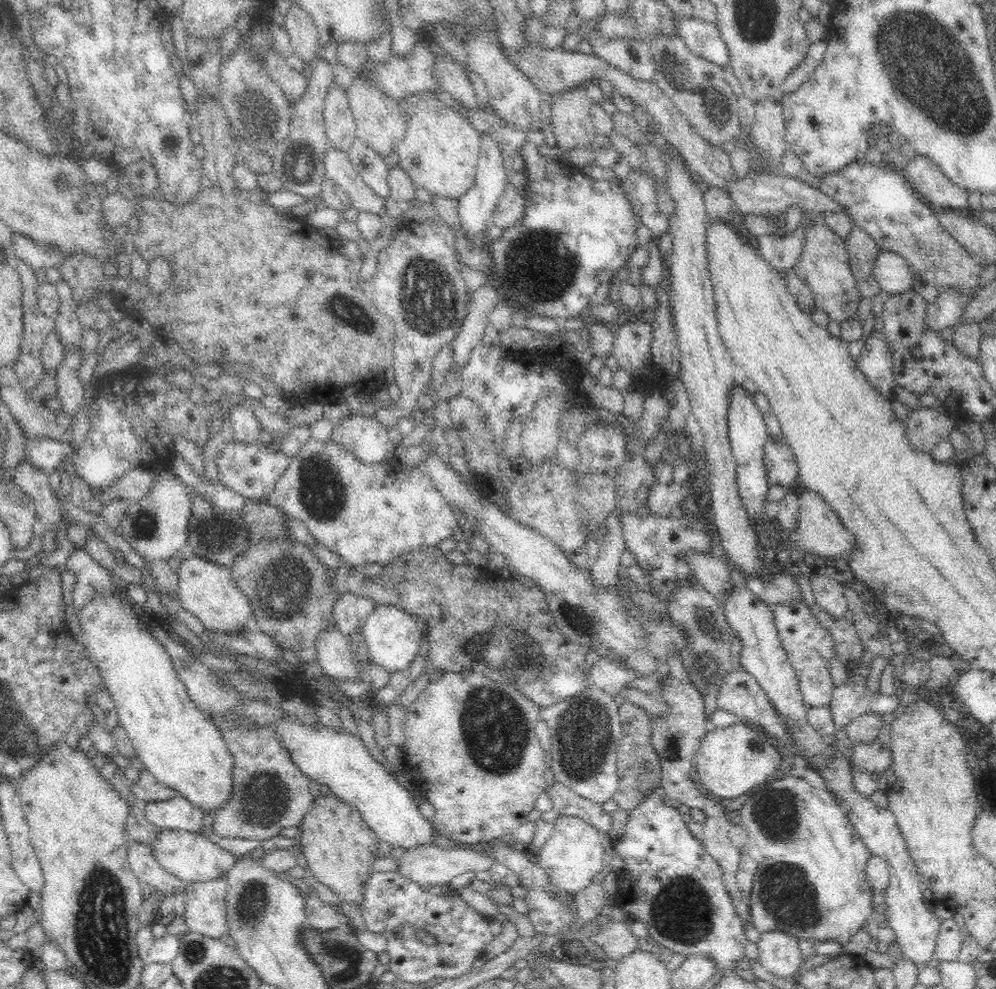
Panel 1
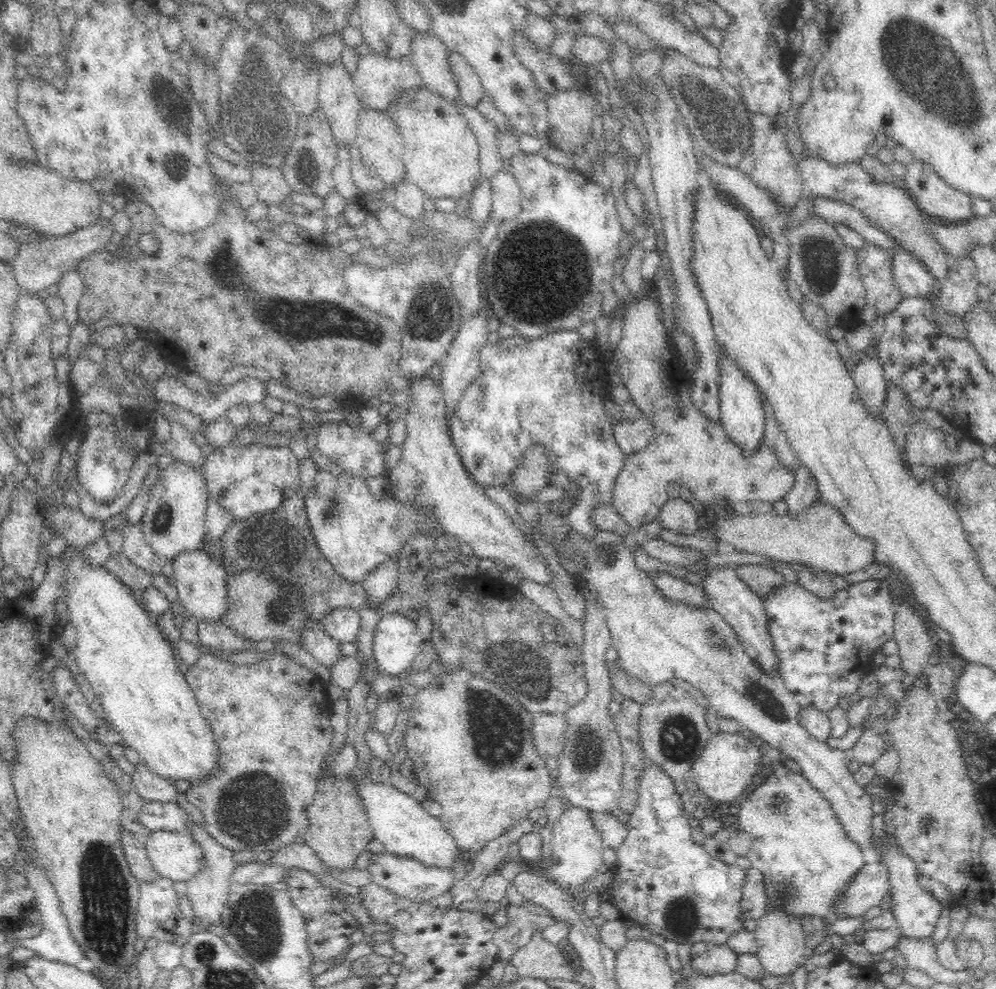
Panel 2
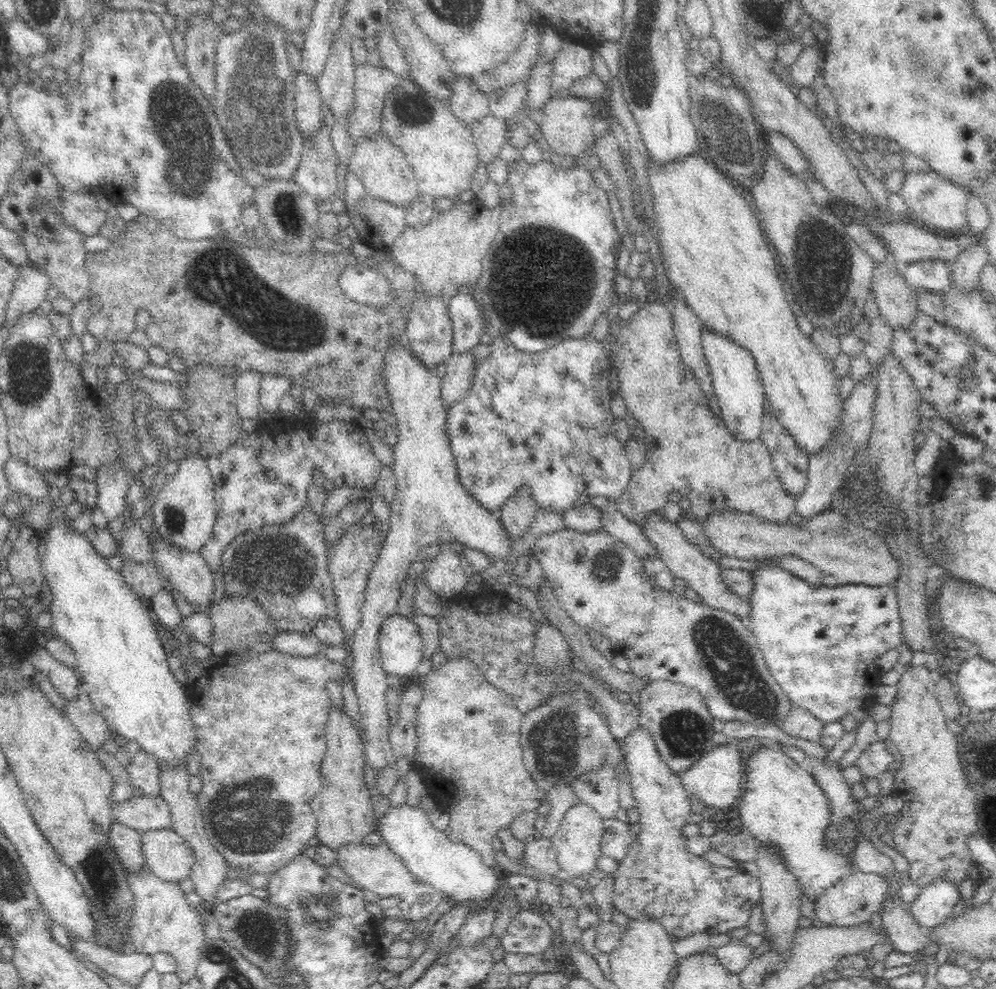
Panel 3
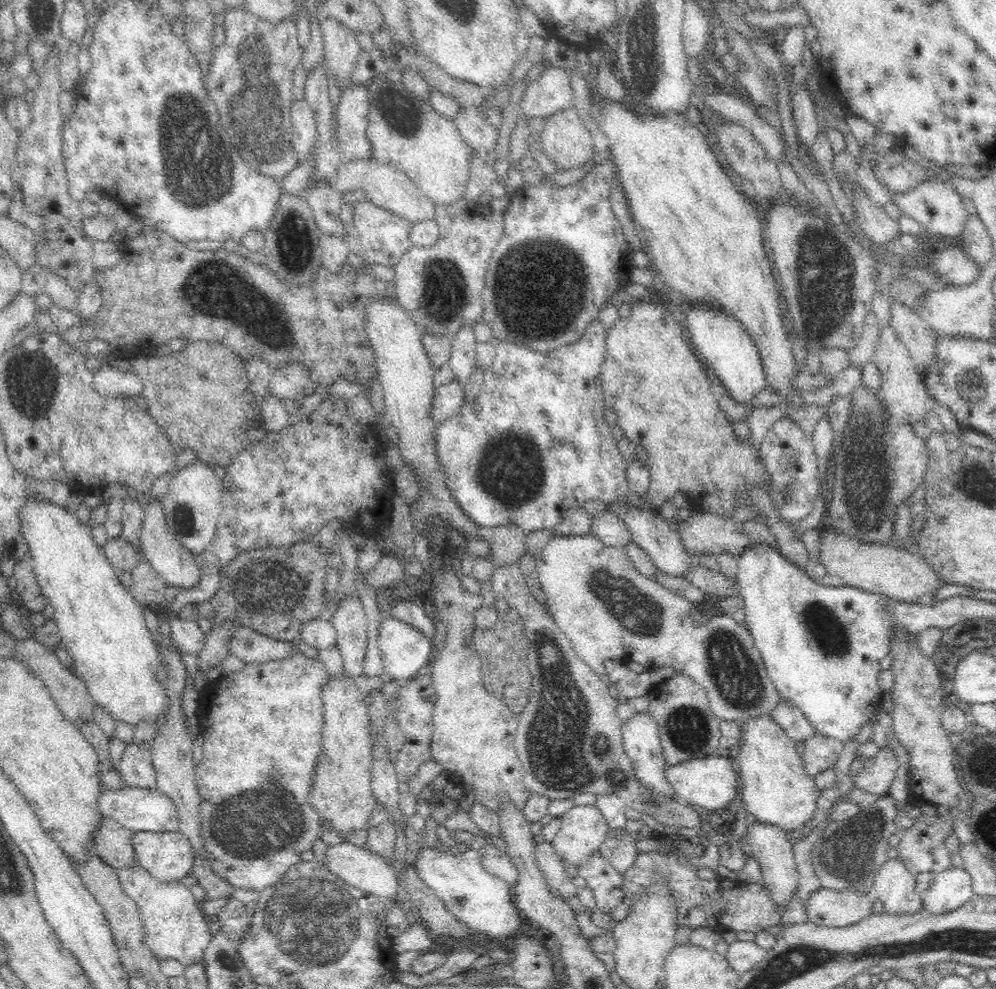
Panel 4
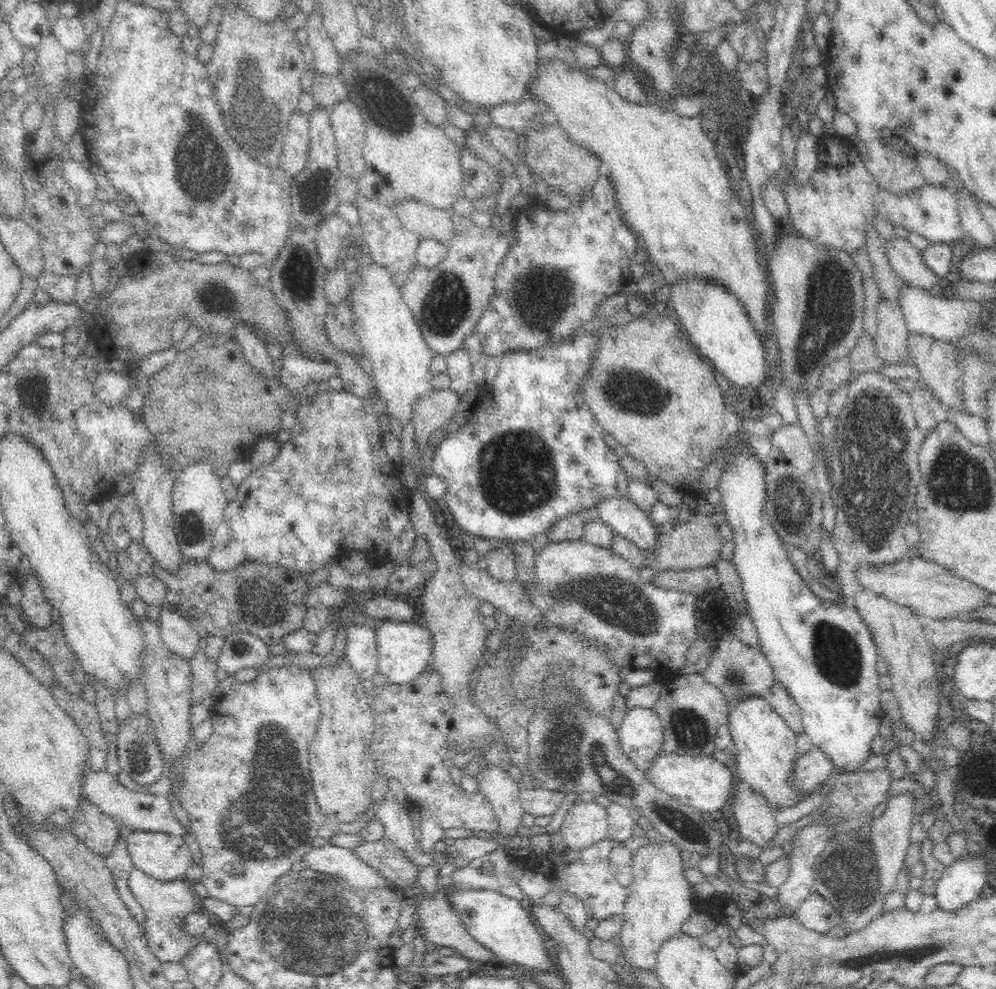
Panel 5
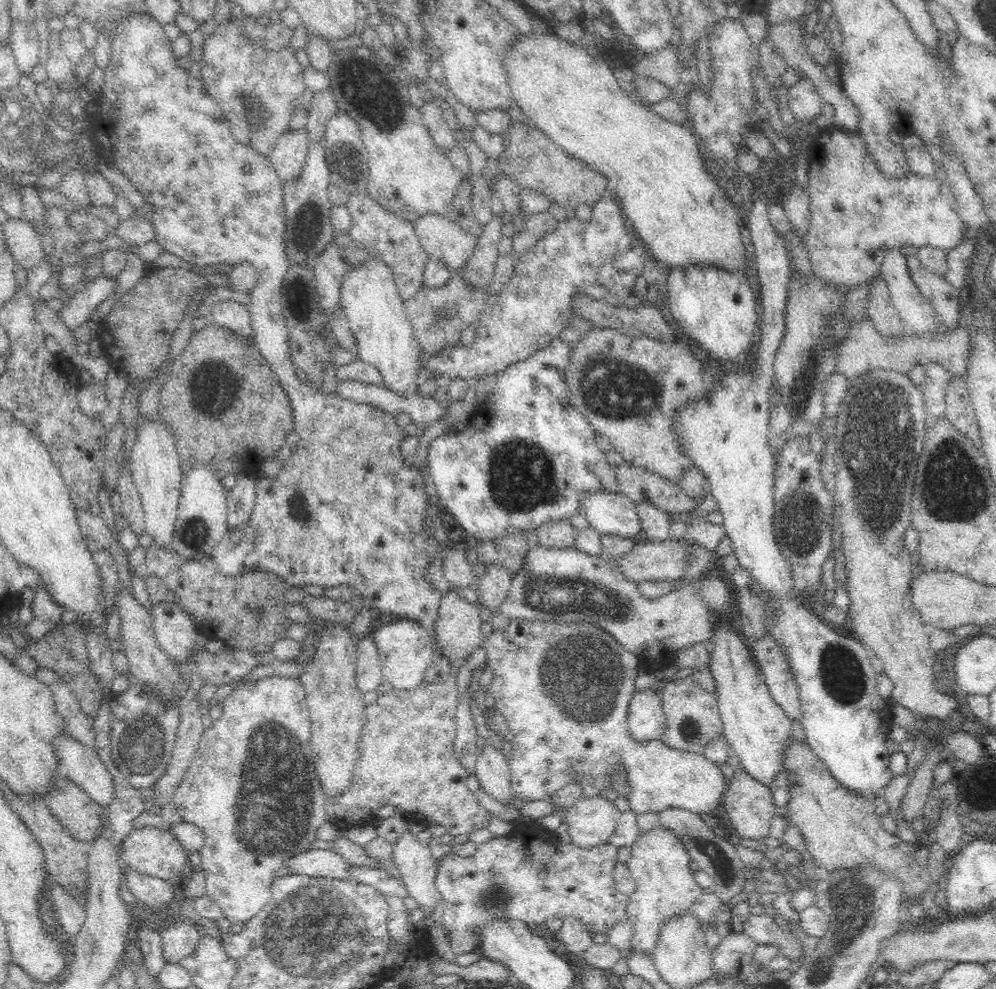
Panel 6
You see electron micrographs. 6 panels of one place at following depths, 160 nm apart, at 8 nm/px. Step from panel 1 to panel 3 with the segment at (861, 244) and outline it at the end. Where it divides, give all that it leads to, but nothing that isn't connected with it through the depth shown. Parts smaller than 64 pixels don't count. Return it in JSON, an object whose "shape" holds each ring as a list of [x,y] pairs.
{"shape":[[[891,262],[876,263],[871,292],[880,316],[893,331],[911,329],[920,311],[913,290],[908,288],[903,275],[895,272]]]}

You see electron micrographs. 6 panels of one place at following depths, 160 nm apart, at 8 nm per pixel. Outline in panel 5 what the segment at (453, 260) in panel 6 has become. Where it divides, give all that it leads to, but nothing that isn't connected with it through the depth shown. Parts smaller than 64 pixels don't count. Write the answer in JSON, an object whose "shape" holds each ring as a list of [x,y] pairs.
{"shape":[[[406,202],[392,209],[398,215],[400,222],[418,235],[419,240],[436,239],[448,248],[455,235],[453,213],[450,210],[437,209],[416,202]]]}

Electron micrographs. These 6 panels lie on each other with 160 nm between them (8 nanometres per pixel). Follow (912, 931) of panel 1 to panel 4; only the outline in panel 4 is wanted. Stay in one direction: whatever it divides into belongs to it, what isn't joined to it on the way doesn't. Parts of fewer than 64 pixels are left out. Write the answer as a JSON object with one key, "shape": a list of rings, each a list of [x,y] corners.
{"shape":[[[952,866],[938,873],[930,888],[922,894],[923,910],[932,914],[953,912],[964,906],[974,894],[971,874],[963,867]]]}

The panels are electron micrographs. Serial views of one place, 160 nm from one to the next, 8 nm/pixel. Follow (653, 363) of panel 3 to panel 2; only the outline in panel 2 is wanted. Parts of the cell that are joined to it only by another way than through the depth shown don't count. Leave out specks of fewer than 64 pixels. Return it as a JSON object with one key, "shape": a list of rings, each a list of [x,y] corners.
{"shape":[[[642,297],[630,300],[630,306],[623,310],[625,318],[623,320],[623,331],[621,333],[620,342],[616,344],[615,349],[612,350],[610,367],[613,367],[615,371],[618,372],[621,378],[621,383],[629,392],[629,400],[640,410],[642,417],[646,417],[646,419],[652,423],[652,440],[650,440],[650,444],[648,444],[644,450],[637,452],[635,455],[628,456],[628,459],[626,459],[623,471],[620,472],[613,490],[611,505],[615,508],[615,511],[620,517],[624,519],[624,522],[630,526],[631,529],[635,529],[650,524],[650,522],[654,522],[654,520],[659,518],[659,512],[662,510],[664,503],[669,499],[667,488],[670,487],[671,484],[678,484],[680,487],[688,488],[691,492],[692,503],[698,503],[704,506],[704,508],[713,508],[716,510],[719,510],[719,508],[737,508],[738,510],[745,510],[745,504],[748,504],[749,502],[758,502],[762,504],[767,502],[773,506],[775,502],[784,500],[785,496],[790,492],[795,478],[788,469],[778,463],[778,459],[774,456],[772,449],[761,443],[758,448],[750,454],[750,456],[746,456],[743,453],[743,450],[739,446],[736,446],[736,444],[734,444],[732,440],[730,440],[730,437],[724,432],[720,420],[712,420],[711,418],[706,417],[704,413],[694,405],[694,401],[691,397],[692,378],[681,374],[682,369],[680,368],[677,359],[677,351],[672,344],[670,334],[664,324],[663,314],[664,309],[658,304],[658,302],[654,302],[654,300],[642,300]]]}

